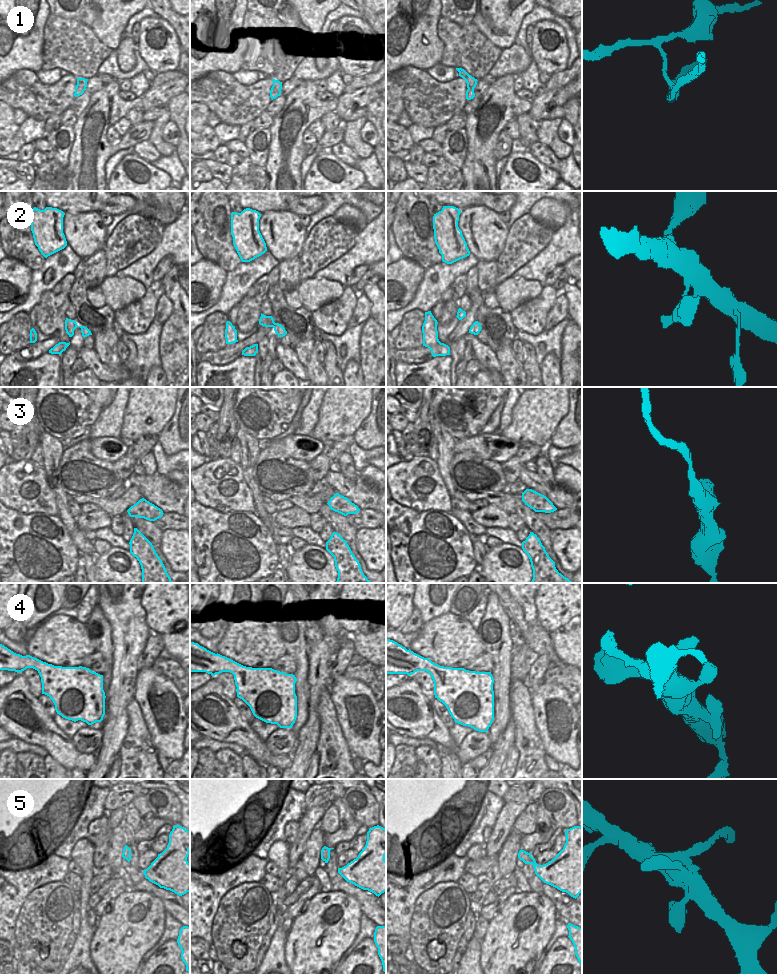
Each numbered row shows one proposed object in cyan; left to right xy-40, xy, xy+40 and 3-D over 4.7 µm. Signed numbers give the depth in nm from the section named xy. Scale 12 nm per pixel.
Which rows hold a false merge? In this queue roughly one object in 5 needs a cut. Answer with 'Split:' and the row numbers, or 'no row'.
Split: 1

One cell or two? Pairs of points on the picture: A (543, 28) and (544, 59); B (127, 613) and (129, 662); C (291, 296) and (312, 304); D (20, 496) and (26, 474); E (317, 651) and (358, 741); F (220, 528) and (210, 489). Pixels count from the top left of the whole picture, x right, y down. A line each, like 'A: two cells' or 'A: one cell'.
A: one cell
B: one cell
C: two cells
D: one cell
E: two cells
F: two cells

